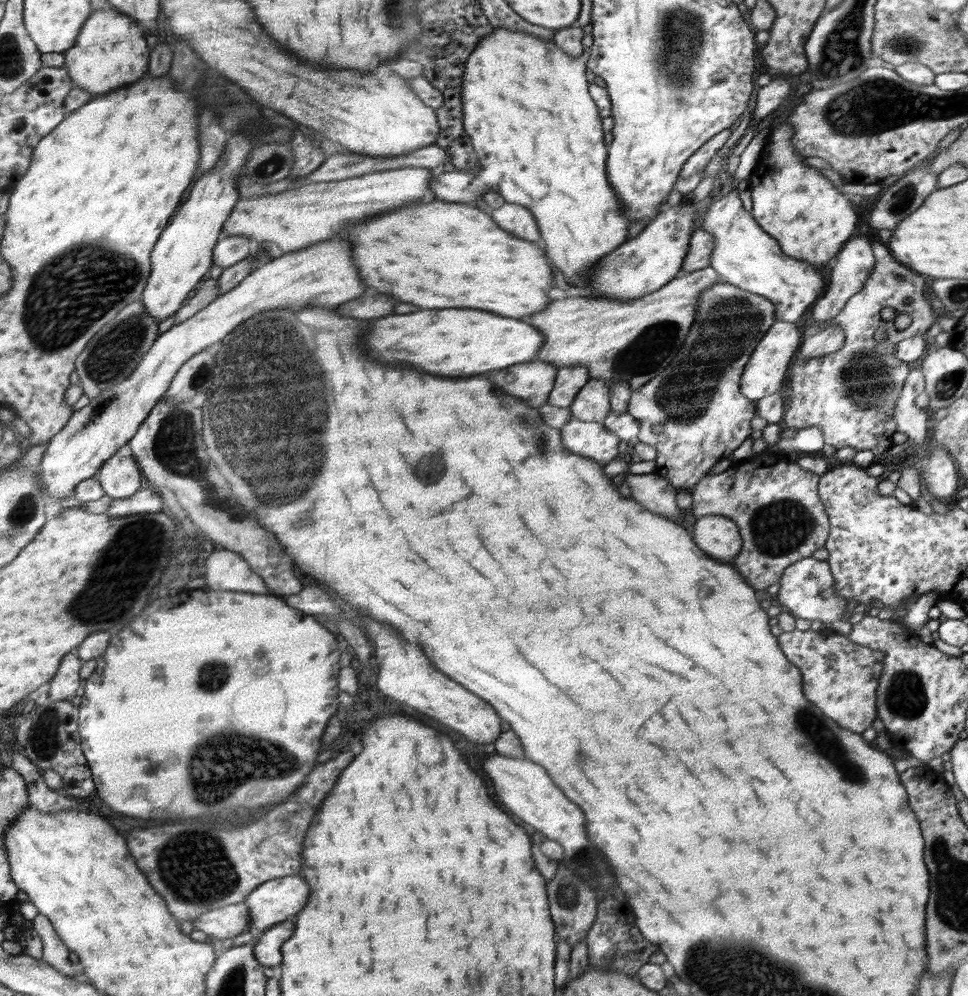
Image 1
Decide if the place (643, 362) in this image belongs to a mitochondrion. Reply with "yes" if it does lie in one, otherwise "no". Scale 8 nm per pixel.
yes

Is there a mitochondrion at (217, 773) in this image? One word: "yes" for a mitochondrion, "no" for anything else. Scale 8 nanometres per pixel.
yes

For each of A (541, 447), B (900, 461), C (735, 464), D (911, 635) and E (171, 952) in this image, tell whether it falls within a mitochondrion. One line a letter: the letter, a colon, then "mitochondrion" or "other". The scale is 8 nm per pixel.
A: mitochondrion
B: other
C: other
D: other
E: other

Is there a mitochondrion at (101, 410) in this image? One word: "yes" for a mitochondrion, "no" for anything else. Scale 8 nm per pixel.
yes

